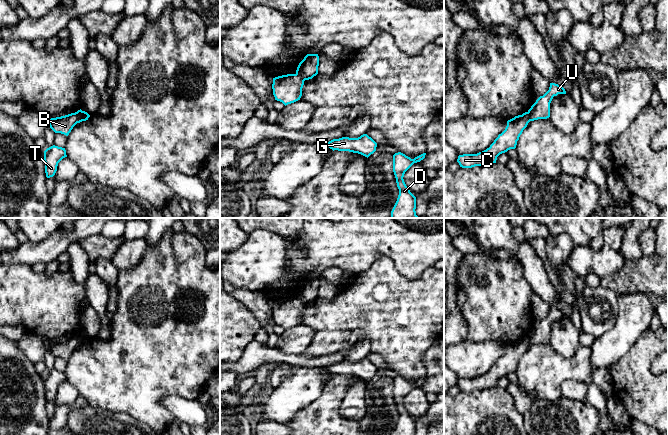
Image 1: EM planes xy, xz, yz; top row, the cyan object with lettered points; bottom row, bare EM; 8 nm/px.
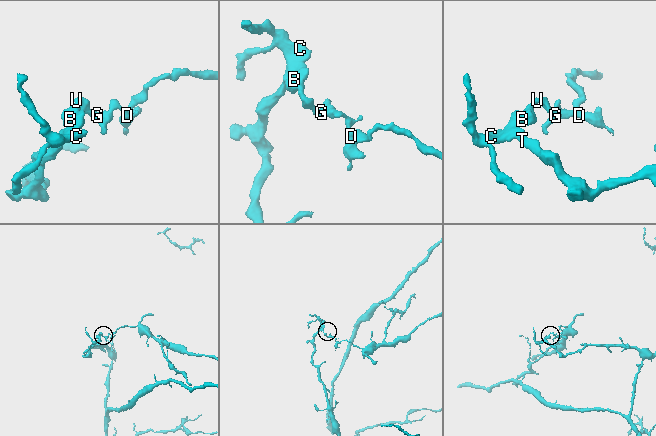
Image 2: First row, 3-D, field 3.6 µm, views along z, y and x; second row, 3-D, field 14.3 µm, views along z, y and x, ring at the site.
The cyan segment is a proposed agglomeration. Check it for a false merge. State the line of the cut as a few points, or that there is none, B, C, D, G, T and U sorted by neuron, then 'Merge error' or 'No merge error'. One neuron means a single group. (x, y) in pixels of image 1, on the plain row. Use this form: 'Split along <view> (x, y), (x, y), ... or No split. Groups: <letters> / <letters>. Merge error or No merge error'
Split along xy (82, 335), (76, 346). Groups: B D G U / C T. Merge error

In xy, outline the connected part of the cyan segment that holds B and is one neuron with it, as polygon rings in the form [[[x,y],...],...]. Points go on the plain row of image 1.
[[[82,334],[71,337],[65,340],[49,343],[49,350],[55,357],[61,357],[66,360],[69,359],[73,351],[77,348]]]

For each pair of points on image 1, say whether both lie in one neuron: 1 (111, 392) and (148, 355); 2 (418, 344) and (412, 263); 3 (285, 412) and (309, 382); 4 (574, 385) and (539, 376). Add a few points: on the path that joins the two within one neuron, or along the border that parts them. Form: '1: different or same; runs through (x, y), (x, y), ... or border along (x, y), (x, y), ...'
1: same; runs through (115, 380), (123, 369), (133, 369), (136, 366)
2: different; border along (394, 264), (408, 278), (417, 278), (433, 265)
3: same; runs through (285, 404), (301, 388)
4: different; border along (585, 381), (566, 380), (562, 384), (560, 396)

